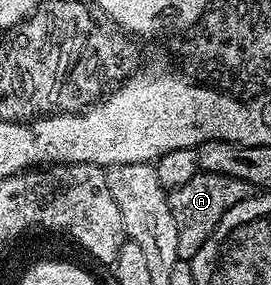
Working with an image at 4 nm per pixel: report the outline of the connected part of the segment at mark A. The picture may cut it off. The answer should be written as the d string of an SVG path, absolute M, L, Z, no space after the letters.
M203 171L196 173L194 179L189 179L183 187L171 190L168 195L170 211L174 215L174 227L178 227L177 258L182 261L194 259L198 251L202 251L202 243L210 239L214 227L238 203L254 196L254 186L242 179L234 179L230 175L214 175Z

